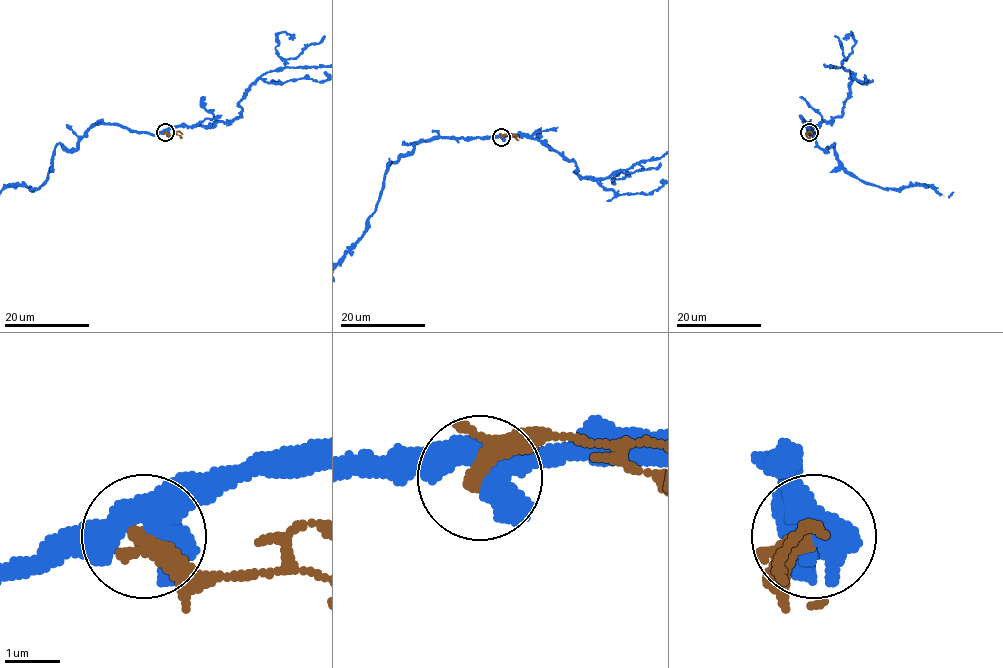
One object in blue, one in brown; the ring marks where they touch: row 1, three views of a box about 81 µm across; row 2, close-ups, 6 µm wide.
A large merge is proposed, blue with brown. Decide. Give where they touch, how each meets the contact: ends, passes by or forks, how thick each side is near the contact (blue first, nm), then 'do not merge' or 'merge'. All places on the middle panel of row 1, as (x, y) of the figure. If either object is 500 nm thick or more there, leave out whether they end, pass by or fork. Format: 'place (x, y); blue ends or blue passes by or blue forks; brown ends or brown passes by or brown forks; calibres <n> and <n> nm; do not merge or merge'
place (501, 137); calibres 550 and 280 nm; do not merge

